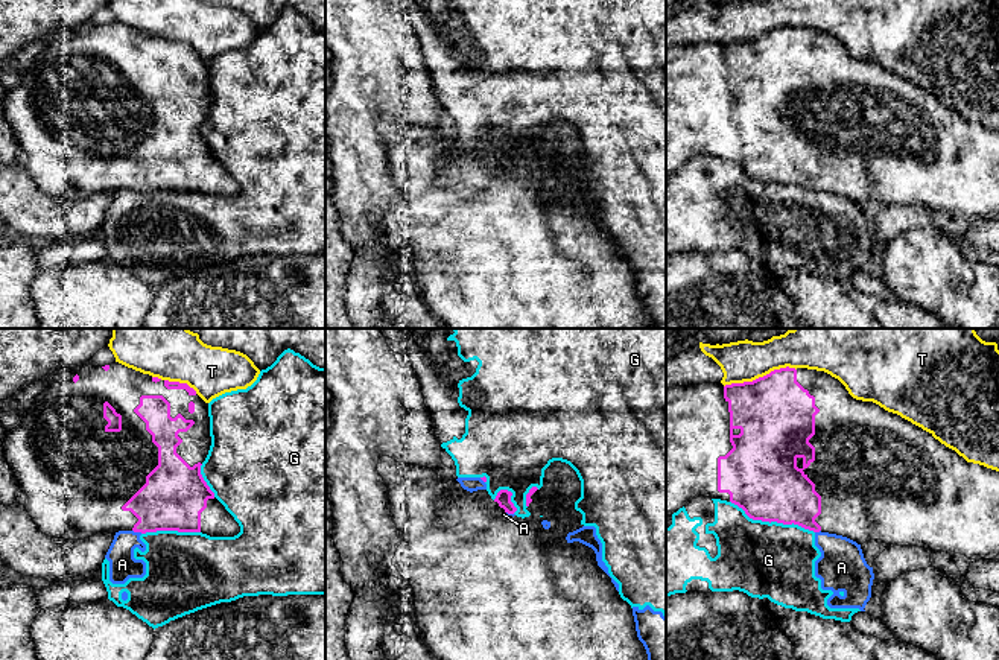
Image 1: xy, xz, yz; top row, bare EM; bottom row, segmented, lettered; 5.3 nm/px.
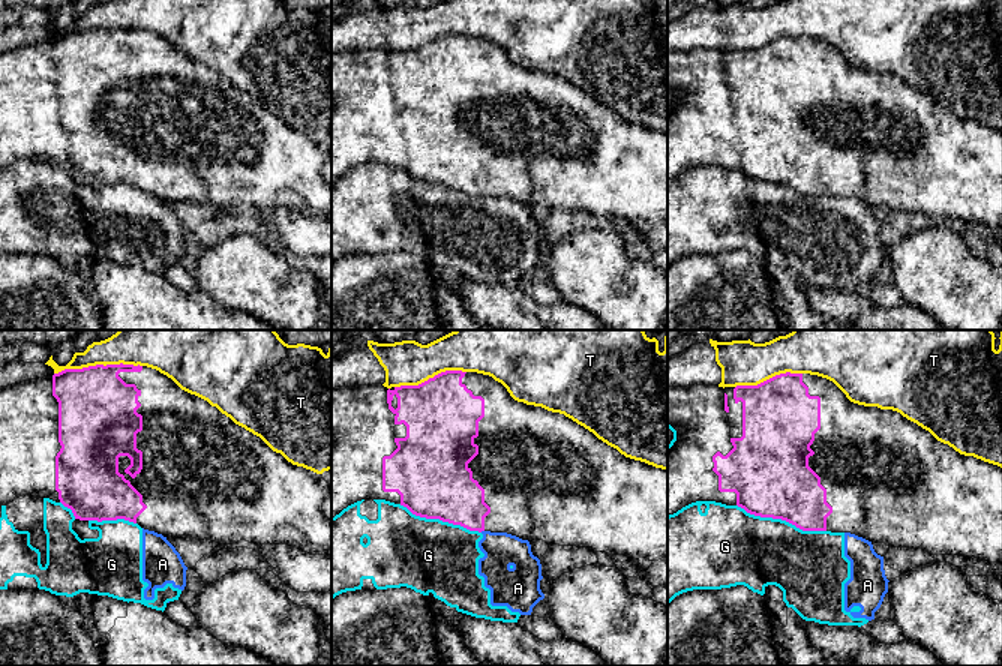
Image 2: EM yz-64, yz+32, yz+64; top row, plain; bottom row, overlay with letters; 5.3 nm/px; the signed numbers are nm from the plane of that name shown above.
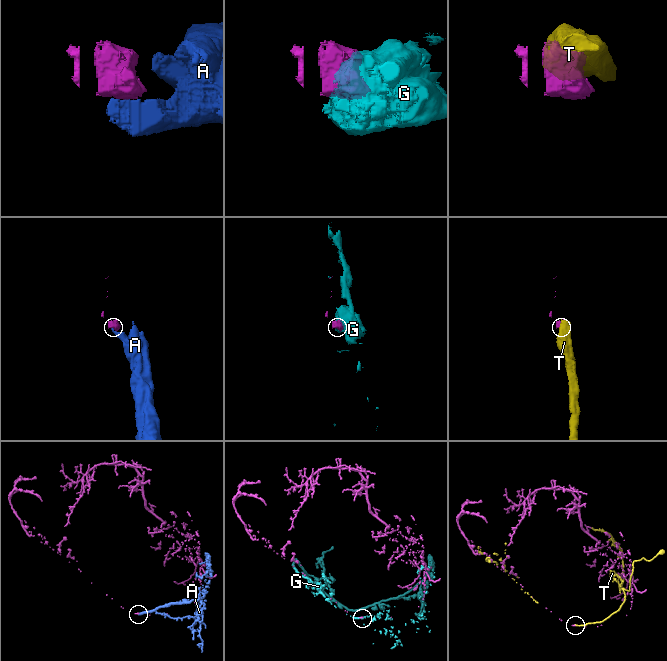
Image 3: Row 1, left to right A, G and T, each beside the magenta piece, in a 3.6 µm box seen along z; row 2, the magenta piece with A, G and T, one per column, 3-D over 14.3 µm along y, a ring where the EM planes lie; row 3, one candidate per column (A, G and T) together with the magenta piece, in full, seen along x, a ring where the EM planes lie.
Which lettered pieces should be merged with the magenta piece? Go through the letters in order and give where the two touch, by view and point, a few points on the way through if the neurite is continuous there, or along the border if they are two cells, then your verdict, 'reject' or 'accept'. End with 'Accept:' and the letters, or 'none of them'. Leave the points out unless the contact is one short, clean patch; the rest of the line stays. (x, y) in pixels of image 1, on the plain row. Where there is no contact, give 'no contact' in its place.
A: contact xy (137, 190); border xy (133, 189), (142, 192); reject
G: contact yz (773, 180); reject
T: contact yz (759, 37); reject
Accept: none of them

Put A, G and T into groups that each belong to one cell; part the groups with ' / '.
A G / T

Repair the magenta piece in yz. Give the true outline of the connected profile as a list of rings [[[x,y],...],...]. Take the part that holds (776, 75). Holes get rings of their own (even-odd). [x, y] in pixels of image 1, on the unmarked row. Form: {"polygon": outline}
{"polygon": [[[780,27],[753,41],[702,43],[666,49],[666,176],[696,157],[731,161],[753,179],[798,184],[813,192],[847,196],[858,204],[882,199],[894,205],[918,205],[931,211],[961,213],[970,219],[999,219],[999,131],[967,122],[932,93],[873,61],[853,58],[845,46],[830,33],[807,27]]]}

